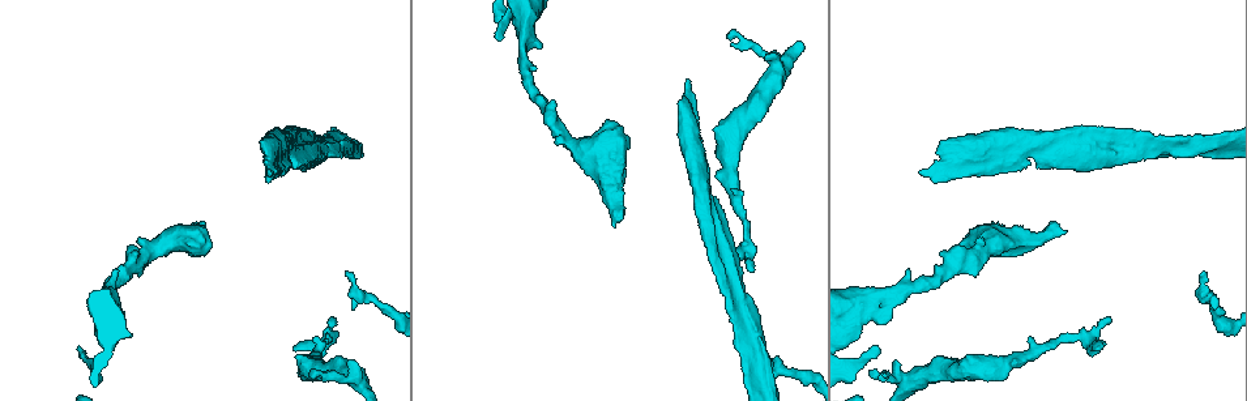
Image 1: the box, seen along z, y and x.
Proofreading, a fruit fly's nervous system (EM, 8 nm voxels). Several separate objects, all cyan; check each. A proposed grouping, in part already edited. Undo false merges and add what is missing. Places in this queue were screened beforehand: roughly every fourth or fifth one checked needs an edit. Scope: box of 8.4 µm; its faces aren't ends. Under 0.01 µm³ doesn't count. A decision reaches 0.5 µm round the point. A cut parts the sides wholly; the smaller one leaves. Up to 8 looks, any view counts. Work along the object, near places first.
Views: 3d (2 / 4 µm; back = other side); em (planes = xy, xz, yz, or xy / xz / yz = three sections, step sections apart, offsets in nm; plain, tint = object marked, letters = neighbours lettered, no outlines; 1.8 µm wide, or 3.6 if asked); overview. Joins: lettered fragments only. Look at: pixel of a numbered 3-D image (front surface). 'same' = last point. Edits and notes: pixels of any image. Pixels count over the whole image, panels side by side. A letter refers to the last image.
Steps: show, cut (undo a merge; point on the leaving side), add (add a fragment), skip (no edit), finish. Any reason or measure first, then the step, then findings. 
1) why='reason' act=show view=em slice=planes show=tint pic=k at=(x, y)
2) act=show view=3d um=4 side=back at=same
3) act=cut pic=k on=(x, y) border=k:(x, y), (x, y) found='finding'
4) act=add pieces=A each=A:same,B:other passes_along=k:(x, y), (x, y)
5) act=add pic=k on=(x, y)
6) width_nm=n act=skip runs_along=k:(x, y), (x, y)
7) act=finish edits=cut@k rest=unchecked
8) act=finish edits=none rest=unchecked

why='an open end' act=show view=3d um=2 pic=1 at=(78, 347)

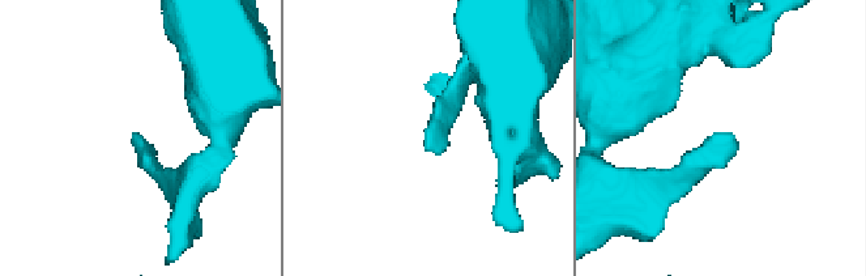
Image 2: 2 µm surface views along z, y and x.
why='need the tissue' act=show view=em slice=planes show=letters pic=2 at=(730, 133)

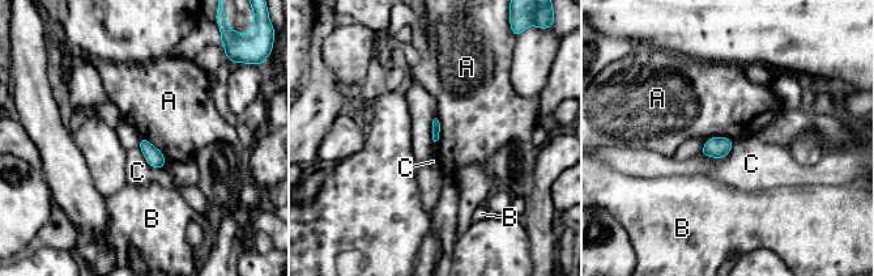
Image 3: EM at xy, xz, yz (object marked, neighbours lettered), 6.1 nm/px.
longest_contact=C:240nm act=skip each=A:other,B:other,C:other border=3:(707, 138), (729, 138), (733, 141) found='none of them fits'

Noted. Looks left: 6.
why='an open end' act=show view=3d um=4 pic=1 at=(736, 32)

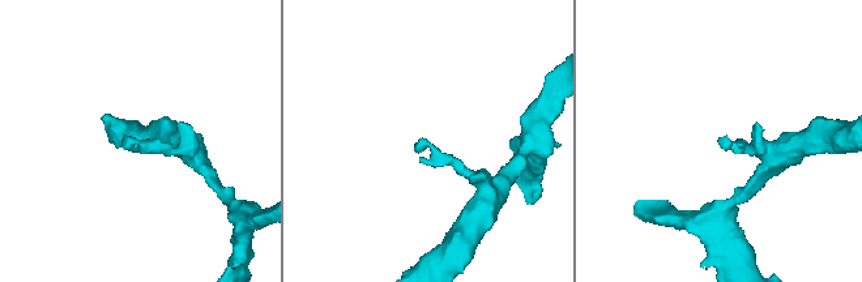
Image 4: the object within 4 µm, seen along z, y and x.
why='need the tissue' act=show view=em slice=yz step=8 show=letters pic=4 at=(134, 137)

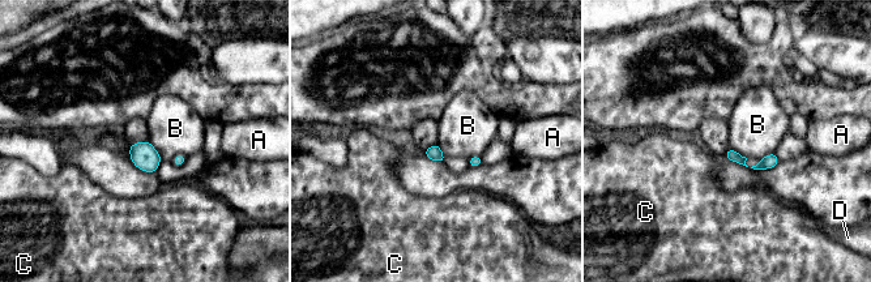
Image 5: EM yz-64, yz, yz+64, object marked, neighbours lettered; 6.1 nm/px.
act=skip each=A:other,B:other,C:other,D:other found='none of them fits'

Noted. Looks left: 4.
why='branch stops here' act=show view=3d um=4 pic=1 at=(346, 272)

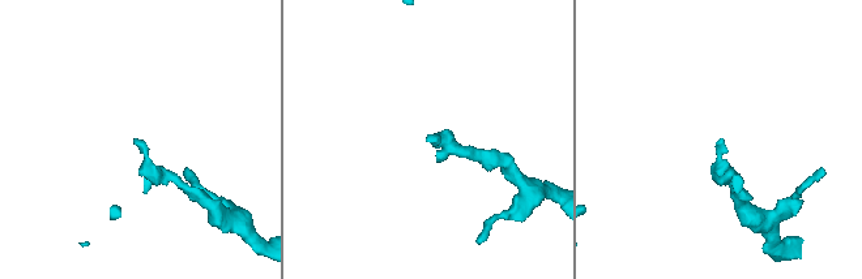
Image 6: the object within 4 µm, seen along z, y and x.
act=show view=em slice=planes show=tint pic=6 at=(721, 142)

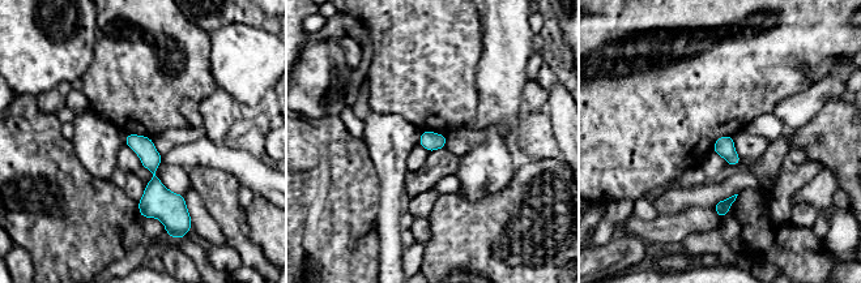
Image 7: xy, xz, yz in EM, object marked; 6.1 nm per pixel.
why='what lies round it' act=show view=em slice=planes show=letters at=same

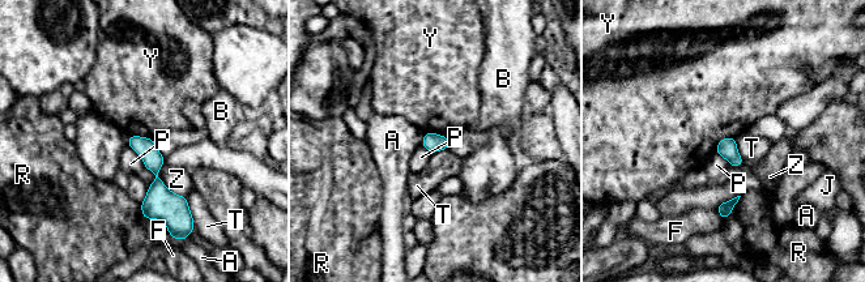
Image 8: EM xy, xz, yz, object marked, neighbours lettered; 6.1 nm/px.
longest_contact=Z:240nm act=skip each=A:other,B:other,F:other,J:other,P:other,R:other,T:other,Y:other,Z:other runs_along=8:(132, 139), (153, 159), (170, 217) found='none of them fits'

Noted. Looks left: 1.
act=finish edits=none rest=unchecked

